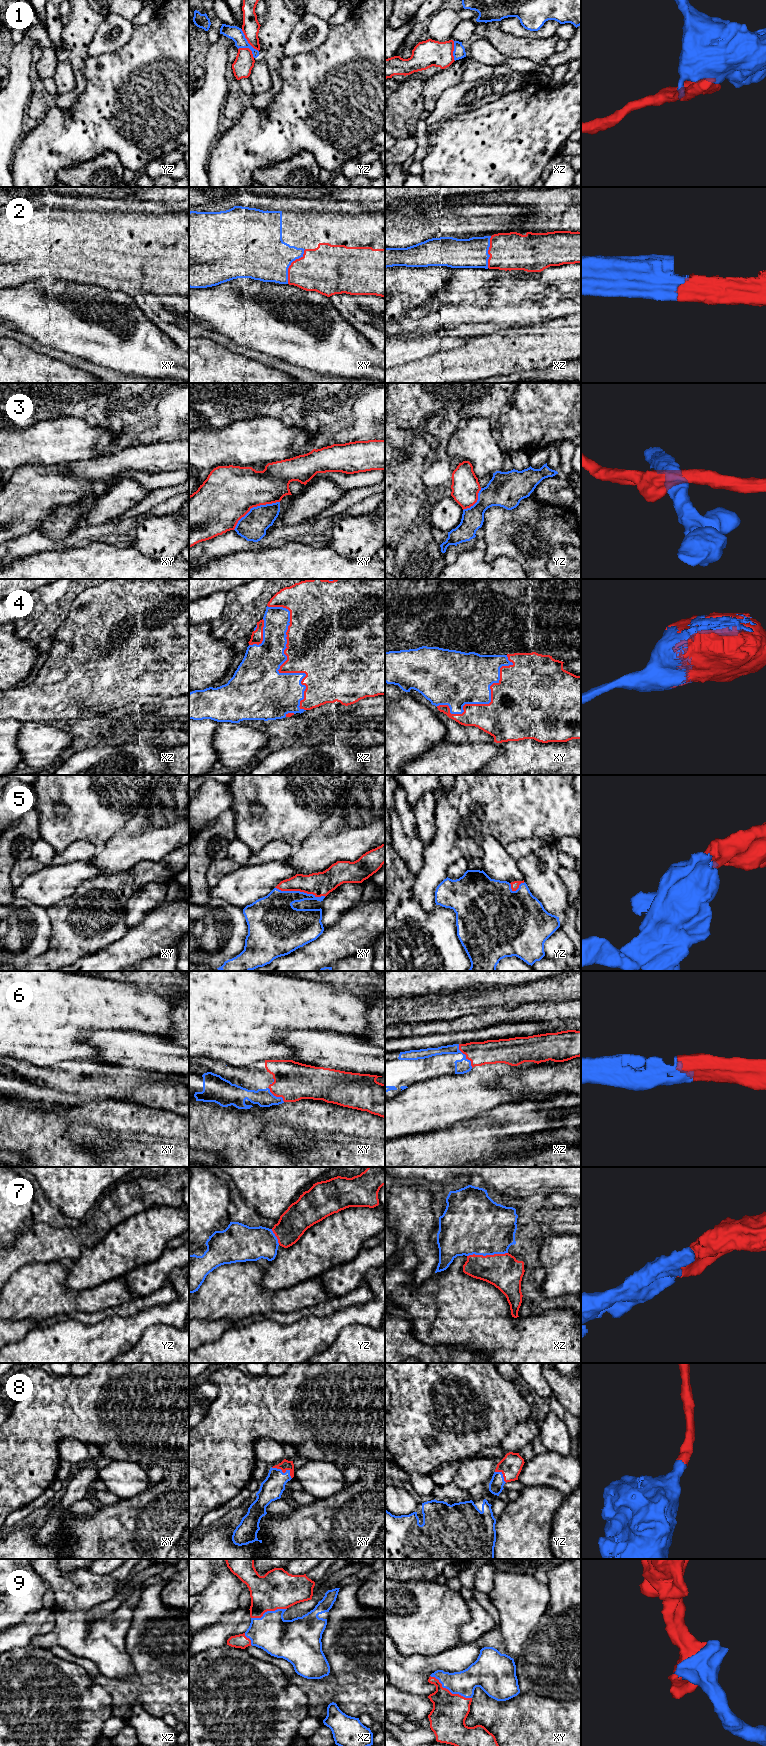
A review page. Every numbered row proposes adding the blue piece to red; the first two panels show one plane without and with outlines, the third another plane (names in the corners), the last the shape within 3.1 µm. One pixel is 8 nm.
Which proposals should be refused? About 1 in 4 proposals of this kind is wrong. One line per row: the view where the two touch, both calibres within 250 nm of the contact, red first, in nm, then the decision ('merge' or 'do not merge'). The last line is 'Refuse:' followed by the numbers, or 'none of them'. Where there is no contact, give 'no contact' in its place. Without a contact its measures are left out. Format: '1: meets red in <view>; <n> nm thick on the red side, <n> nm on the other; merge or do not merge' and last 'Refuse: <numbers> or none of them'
1: meets red in yz; 140 nm thick on the red side, 120 nm on the other; do not merge
2: meets red in xy; 340 nm thick on the red side, 400 nm on the other; merge
3: meets red in xy; 440 nm thick on the red side, 220 nm on the other; do not merge
4: meets red in xz; 380 nm thick on the red side, 380 nm on the other; merge
5: meets red in xy; 190 nm thick on the red side, 280 nm on the other; merge
6: meets red in xz; 190 nm thick on the red side, 120 nm on the other; merge
7: meets red in xz; 280 nm thick on the red side, 460 nm on the other; merge
8: meets red in xy; 80 nm thick on the red side, 190 nm on the other; merge
9: meets red in xy; 280 nm thick on the red side, 190 nm on the other; merge
Refuse: 1, 3

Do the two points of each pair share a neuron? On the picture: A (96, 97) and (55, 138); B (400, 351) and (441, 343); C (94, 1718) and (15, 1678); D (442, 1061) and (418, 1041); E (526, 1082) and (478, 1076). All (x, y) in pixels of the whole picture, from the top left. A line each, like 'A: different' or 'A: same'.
A: same
B: same
C: same
D: different
E: different

